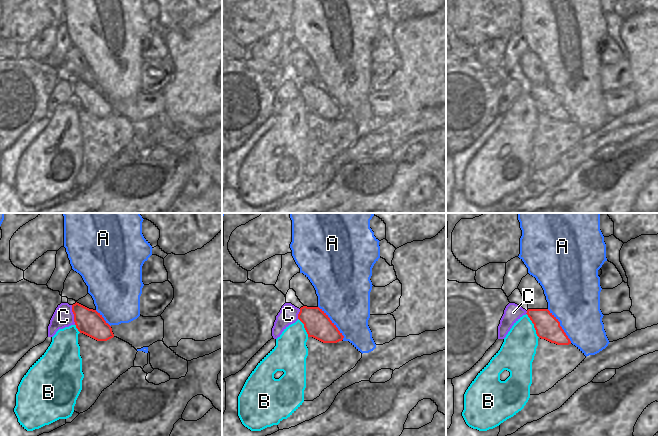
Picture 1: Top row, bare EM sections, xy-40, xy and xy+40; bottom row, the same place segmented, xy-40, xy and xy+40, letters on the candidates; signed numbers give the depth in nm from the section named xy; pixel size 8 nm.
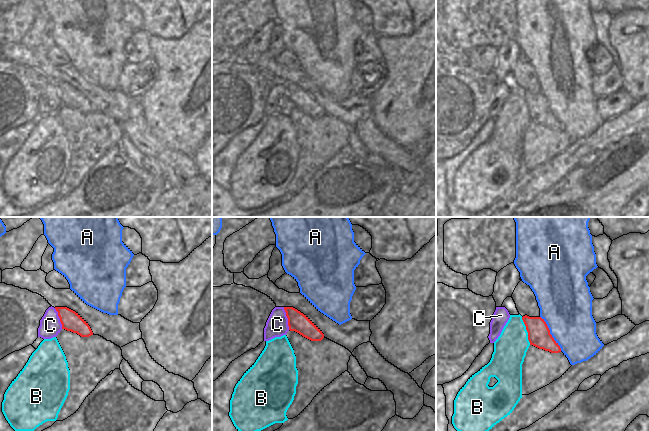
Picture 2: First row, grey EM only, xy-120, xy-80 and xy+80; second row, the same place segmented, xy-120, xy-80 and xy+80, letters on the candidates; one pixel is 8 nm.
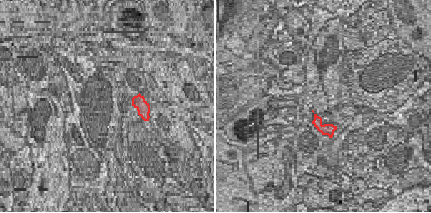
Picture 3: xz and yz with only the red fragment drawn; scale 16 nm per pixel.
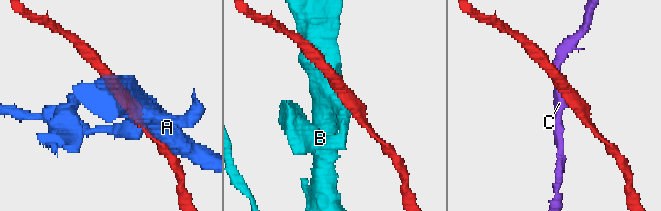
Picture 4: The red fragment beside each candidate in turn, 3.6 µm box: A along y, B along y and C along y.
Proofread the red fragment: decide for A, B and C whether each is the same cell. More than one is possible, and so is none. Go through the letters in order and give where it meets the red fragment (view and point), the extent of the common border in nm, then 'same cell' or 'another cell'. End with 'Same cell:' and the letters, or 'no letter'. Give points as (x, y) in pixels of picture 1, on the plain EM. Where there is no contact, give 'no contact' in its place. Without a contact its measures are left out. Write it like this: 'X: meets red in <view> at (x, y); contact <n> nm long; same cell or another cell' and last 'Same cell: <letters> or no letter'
A: meets red in xy at (332, 99); contact 340 nm long; another cell
B: meets red in xy+40 at (534, 101); contact 220 nm long; another cell
C: meets red in xy-40 at (74, 91); contact 160 nm long; another cell
Same cell: no letter

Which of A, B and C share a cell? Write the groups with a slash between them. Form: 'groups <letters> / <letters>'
groups A / B / C

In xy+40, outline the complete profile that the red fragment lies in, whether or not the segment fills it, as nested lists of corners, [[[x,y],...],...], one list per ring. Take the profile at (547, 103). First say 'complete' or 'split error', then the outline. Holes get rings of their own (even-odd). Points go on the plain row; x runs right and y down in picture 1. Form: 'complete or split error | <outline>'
complete | [[[528,85],[526,90],[534,100],[539,114],[557,121],[571,120],[560,98],[548,85]]]

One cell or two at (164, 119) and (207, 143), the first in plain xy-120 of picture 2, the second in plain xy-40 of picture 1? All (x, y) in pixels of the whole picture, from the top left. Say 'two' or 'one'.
two

